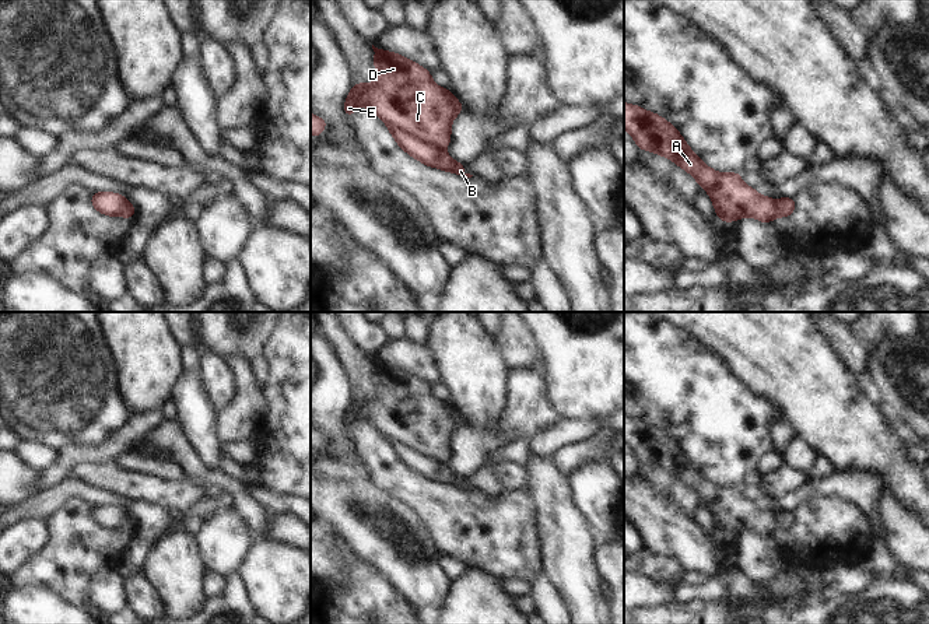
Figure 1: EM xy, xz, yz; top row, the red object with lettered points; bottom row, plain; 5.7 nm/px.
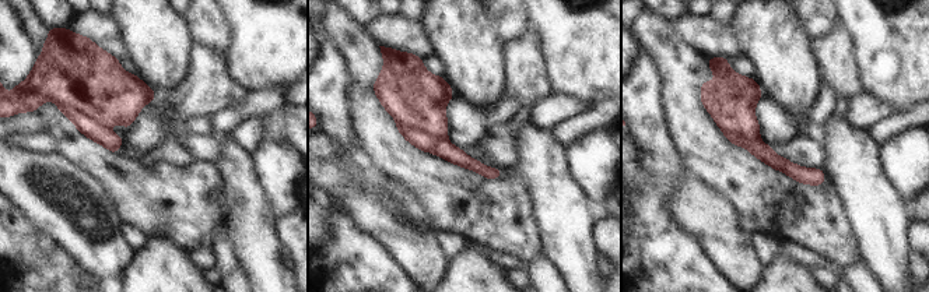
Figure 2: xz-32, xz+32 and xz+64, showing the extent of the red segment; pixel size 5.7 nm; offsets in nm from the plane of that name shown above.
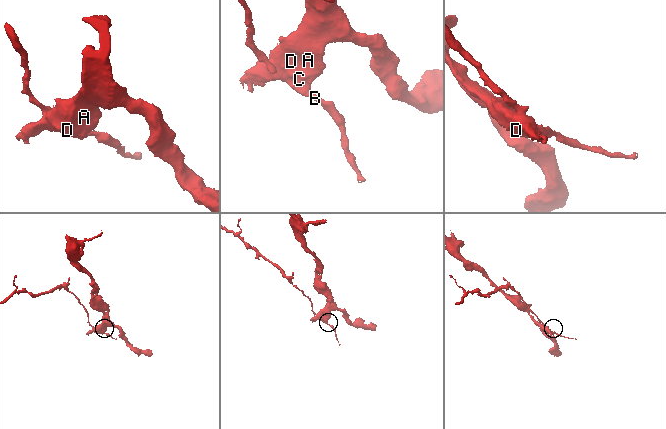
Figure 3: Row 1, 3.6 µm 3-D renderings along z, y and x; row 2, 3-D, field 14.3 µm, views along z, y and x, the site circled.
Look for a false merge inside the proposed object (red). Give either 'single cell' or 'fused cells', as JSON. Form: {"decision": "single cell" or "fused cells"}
{"decision": "fused cells"}

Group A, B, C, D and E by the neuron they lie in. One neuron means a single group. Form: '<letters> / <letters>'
A C D E / B

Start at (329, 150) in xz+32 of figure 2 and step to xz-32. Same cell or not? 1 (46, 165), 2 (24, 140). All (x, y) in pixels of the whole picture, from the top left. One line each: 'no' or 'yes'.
1: no
2: yes

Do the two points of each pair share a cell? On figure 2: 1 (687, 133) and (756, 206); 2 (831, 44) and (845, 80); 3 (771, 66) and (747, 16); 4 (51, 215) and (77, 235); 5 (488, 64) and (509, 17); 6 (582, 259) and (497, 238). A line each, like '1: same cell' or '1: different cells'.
1: same cell
2: same cell
3: same cell
4: same cell
5: different cells
6: different cells

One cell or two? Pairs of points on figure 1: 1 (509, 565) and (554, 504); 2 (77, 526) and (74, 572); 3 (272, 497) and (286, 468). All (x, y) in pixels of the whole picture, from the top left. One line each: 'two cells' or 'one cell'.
1: two cells
2: one cell
3: two cells

